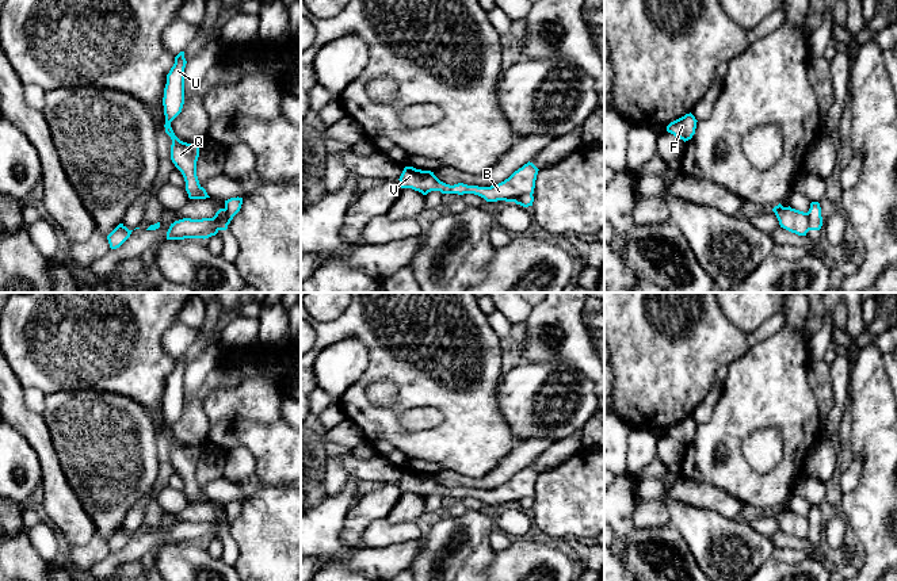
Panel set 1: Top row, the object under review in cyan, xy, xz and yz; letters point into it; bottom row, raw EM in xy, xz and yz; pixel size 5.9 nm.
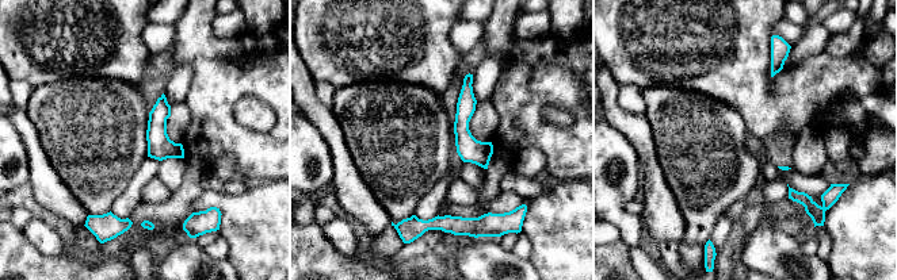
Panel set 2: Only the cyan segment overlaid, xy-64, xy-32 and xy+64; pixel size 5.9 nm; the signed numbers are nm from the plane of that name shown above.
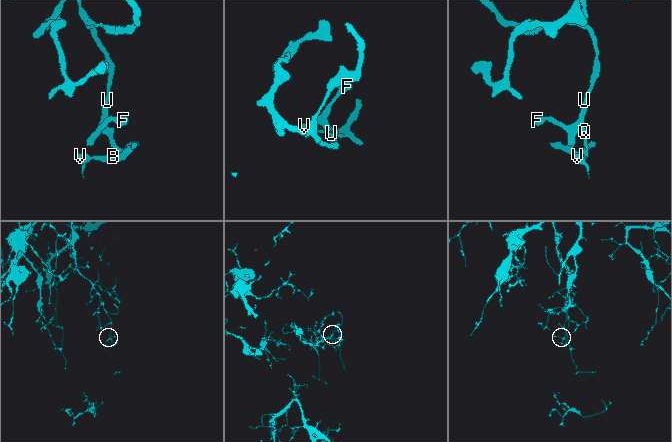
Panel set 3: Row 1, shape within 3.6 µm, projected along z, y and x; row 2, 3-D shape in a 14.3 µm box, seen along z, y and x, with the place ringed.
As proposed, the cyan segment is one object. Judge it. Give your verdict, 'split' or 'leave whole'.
split

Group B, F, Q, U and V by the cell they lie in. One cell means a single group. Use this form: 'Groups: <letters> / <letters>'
Groups: B V / F Q U

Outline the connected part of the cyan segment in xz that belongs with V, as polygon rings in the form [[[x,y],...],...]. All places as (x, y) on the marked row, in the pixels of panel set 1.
[[[528,161],[504,181],[491,187],[478,187],[463,183],[450,186],[440,181],[431,171],[405,167],[398,180],[401,188],[412,188],[423,195],[431,191],[440,191],[442,194],[458,195],[474,194],[484,198],[486,202],[514,202],[518,196],[534,194],[538,171],[539,169]]]

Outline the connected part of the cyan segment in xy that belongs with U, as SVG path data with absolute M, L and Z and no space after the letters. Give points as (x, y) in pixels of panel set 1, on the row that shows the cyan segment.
M184 51L175 57L175 64L167 74L167 84L164 88L164 115L165 115L165 133L171 137L171 160L175 167L182 172L186 181L186 191L190 199L210 198L206 190L199 184L196 176L196 161L199 157L199 146L180 141L172 127L171 122L182 112L184 104Z

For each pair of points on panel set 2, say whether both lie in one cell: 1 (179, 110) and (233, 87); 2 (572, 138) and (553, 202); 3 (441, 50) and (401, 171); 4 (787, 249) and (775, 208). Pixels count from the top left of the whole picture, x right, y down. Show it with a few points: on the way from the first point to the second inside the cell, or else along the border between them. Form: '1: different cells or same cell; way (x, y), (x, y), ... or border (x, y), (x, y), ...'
1: different cells; border (183, 102), (190, 114), (190, 123), (182, 138)
2: different cells; border (579, 179), (550, 181)
3: different cells; border (397, 80), (423, 84), (442, 98)
4: different cells; border (759, 223), (775, 225)

